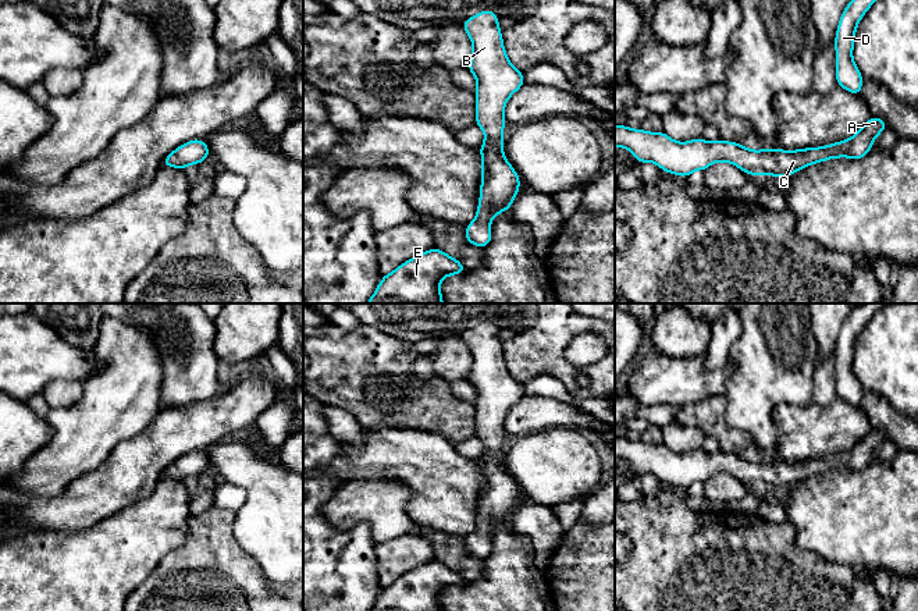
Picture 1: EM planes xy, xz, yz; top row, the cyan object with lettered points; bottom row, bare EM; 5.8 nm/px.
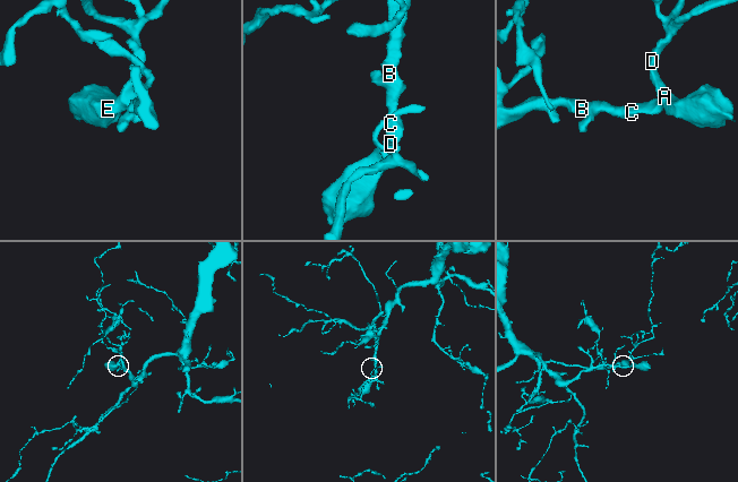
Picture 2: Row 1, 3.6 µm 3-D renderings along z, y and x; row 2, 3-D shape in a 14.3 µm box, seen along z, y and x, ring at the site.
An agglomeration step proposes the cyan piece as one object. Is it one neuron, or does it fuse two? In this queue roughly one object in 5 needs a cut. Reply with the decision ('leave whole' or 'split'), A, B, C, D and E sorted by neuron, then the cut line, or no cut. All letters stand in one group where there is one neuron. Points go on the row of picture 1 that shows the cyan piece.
leave whole; A B C D E; no cut

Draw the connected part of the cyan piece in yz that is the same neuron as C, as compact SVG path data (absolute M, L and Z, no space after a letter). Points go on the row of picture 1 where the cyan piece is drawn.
M876 116L860 128L851 139L821 148L798 150L750 150L741 143L718 139L707 142L697 138L688 142L670 139L663 131L647 132L615 125L615 148L627 148L637 163L655 163L661 170L675 175L688 177L694 170L705 171L716 161L727 161L746 174L778 175L780 180L814 163L836 157L864 159L873 146L875 138L889 125Z

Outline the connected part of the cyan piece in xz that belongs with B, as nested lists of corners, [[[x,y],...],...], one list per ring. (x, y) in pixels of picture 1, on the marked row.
[[[490,8],[467,18],[462,22],[463,29],[473,43],[473,56],[467,70],[477,78],[476,95],[476,125],[480,127],[485,139],[478,148],[483,161],[480,202],[476,219],[466,225],[465,238],[469,244],[483,249],[492,239],[491,220],[501,212],[509,212],[520,187],[520,178],[512,164],[504,157],[504,125],[506,124],[504,109],[508,99],[524,85],[523,72],[516,70],[509,61],[502,31],[498,28],[499,17]]]

